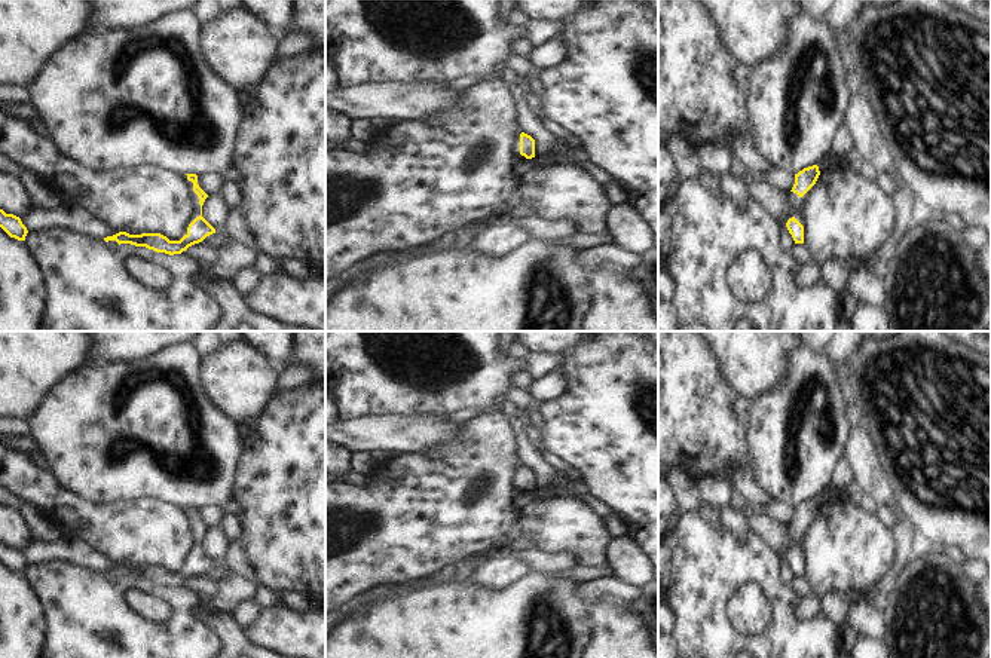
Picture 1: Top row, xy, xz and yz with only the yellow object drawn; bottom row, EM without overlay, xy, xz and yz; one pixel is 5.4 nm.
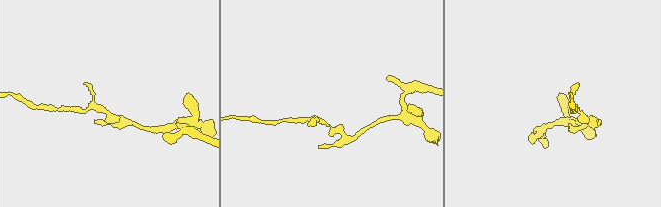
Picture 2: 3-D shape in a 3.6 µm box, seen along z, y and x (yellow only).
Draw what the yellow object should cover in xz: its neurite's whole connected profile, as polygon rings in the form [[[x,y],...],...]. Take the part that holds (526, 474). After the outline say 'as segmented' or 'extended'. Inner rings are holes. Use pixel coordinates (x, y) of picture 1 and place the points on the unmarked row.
[[[524,465],[520,466],[520,487],[526,492],[535,490],[535,472]]] | as segmented

